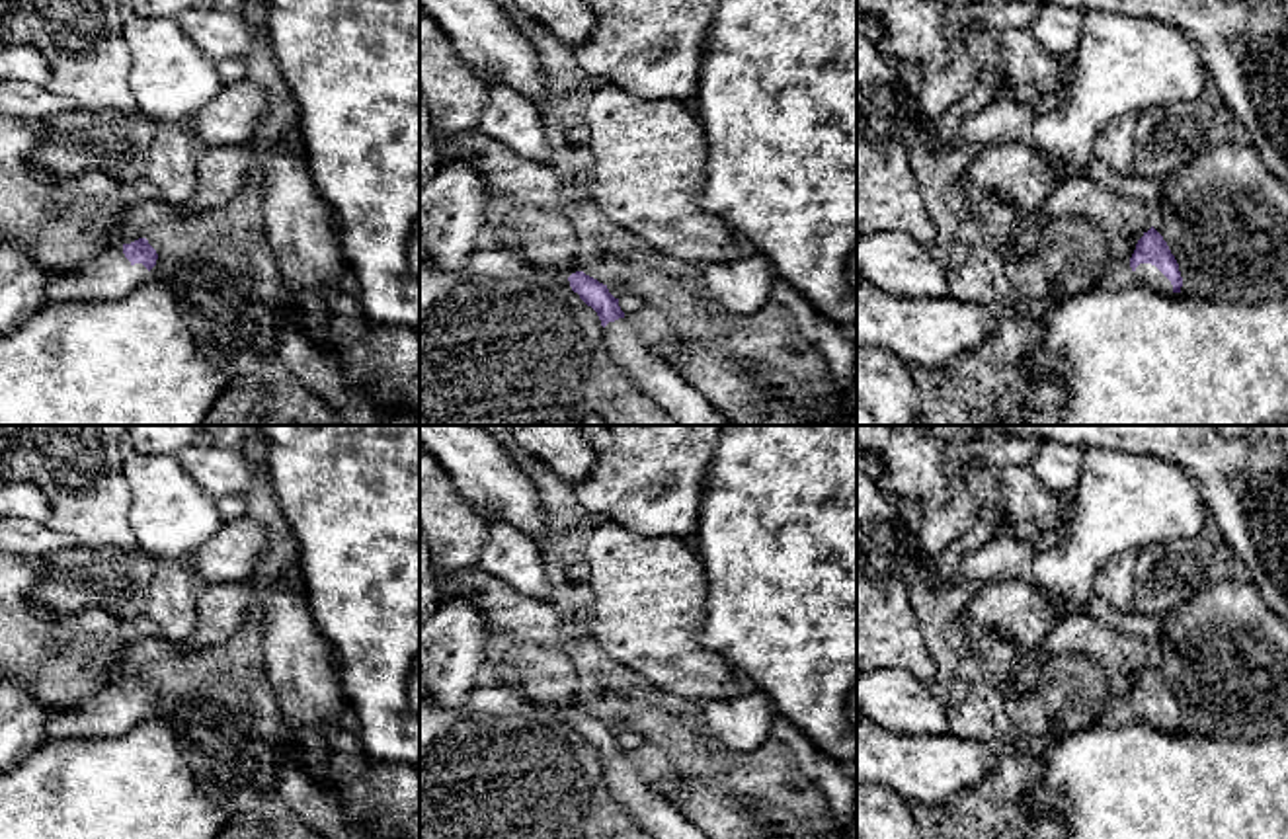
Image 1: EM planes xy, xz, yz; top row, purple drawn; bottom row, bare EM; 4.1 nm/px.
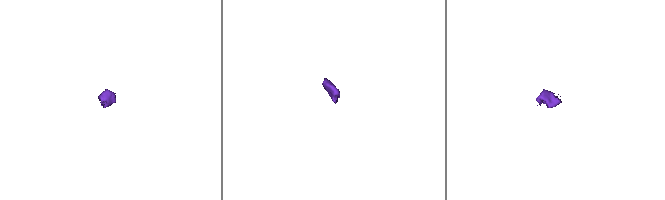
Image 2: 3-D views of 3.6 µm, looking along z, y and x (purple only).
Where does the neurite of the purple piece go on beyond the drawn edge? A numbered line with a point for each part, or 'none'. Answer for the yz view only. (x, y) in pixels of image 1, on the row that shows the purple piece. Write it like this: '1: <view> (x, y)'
1: yz (1146, 274)

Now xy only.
1: xy (110, 276)

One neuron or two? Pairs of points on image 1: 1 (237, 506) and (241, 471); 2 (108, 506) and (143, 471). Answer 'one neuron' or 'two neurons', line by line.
1: two neurons
2: two neurons

